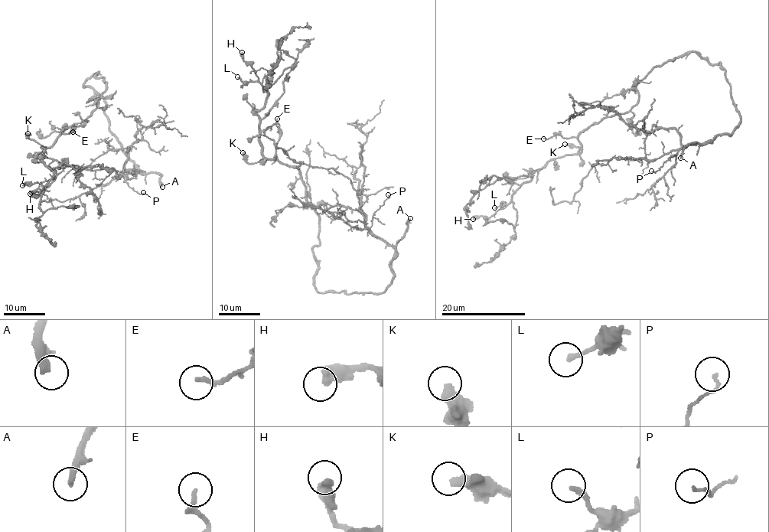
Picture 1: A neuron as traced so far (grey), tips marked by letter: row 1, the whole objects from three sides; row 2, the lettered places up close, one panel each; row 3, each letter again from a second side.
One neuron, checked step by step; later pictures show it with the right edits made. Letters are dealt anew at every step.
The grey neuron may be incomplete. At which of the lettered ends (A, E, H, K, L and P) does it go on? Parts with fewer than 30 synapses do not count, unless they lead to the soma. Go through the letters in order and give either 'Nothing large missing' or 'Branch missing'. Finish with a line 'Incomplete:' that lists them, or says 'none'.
A: Branch missing
E: Nothing large missing
H: Nothing large missing
K: Nothing large missing
L: Nothing large missing
P: Nothing large missing
Incomplete: A

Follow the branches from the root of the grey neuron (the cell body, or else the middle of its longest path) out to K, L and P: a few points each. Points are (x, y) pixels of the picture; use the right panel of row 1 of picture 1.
K: (702, 59), (687, 52), (657, 65), (637, 85), (637, 102), (581, 133), (581, 151), (565, 144)
L: (702, 59), (687, 52), (657, 65), (637, 85), (637, 102), (586, 128), (581, 151), (552, 158), (494, 207)
P: (702, 59), (721, 63), (741, 122), (730, 134), (717, 135), (705, 143), (685, 146), (659, 170), (651, 171)

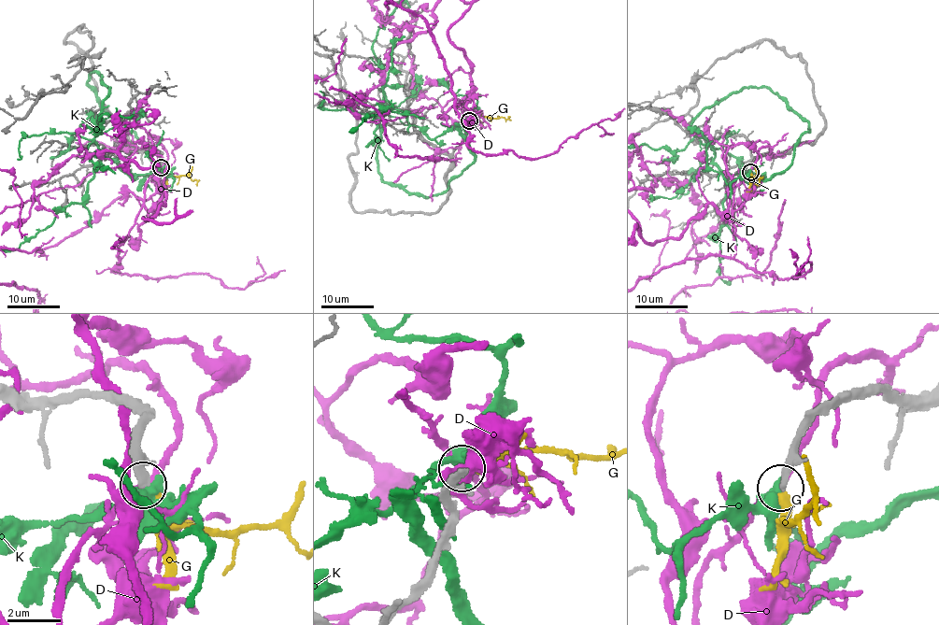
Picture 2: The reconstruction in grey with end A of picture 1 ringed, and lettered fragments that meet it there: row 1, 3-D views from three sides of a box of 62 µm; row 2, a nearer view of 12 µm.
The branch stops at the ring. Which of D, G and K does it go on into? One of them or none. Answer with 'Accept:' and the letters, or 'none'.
Accept: G

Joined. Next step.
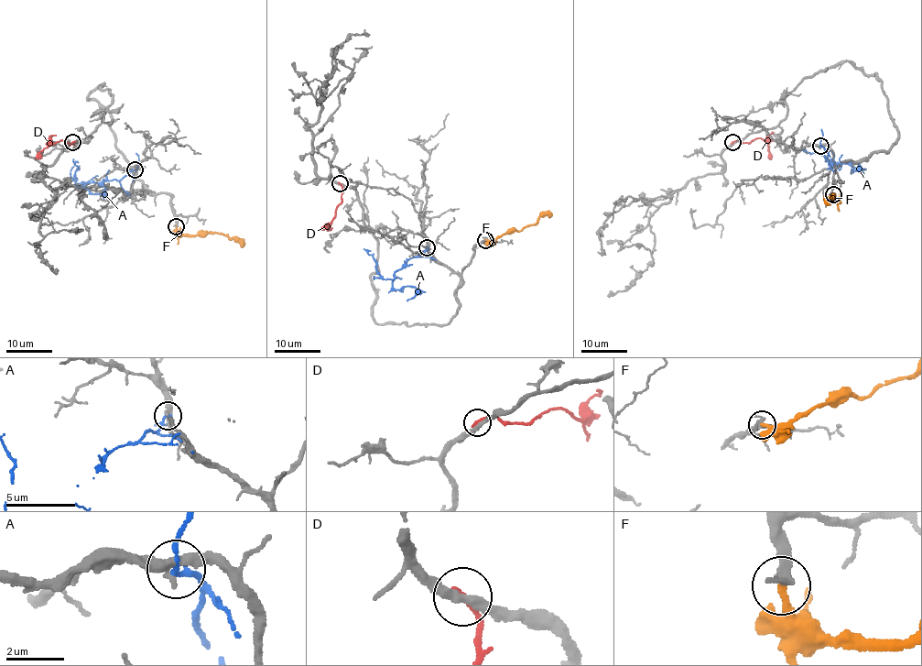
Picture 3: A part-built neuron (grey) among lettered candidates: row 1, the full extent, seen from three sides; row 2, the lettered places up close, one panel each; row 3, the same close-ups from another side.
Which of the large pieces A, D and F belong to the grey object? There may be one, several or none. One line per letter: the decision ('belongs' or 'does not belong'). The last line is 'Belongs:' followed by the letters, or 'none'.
A: does not belong
D: does not belong
F: does not belong
Belongs: none

